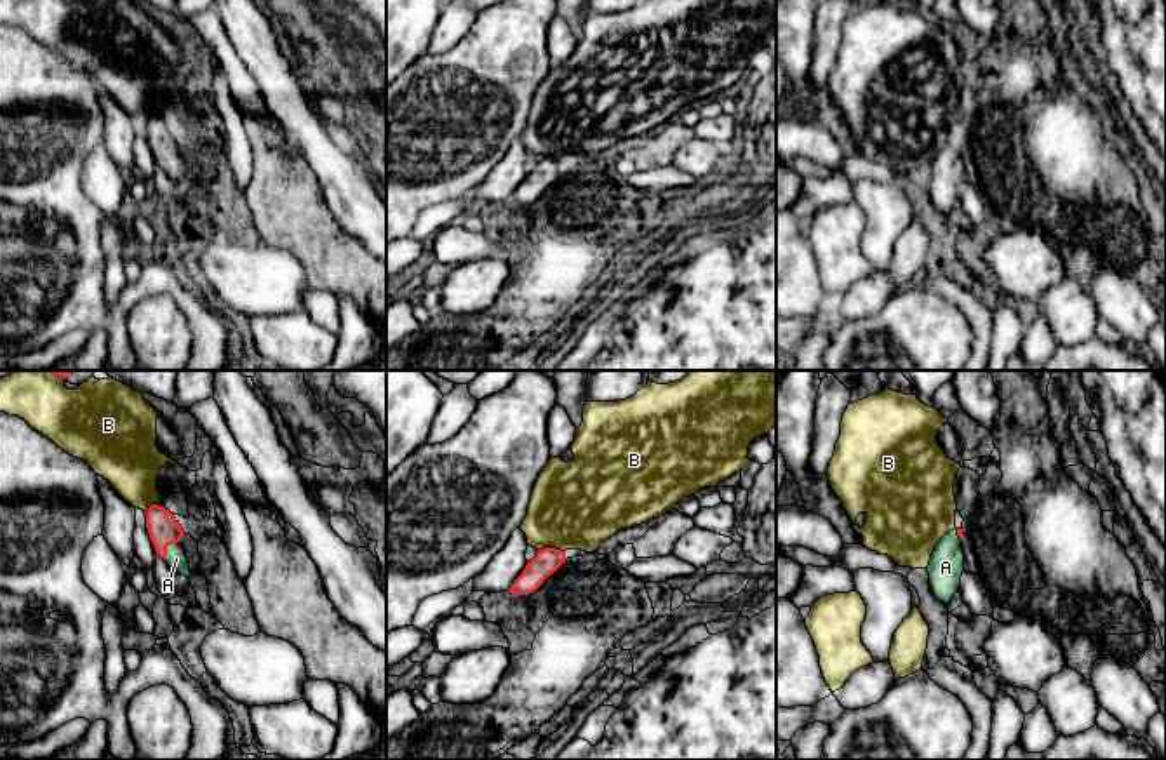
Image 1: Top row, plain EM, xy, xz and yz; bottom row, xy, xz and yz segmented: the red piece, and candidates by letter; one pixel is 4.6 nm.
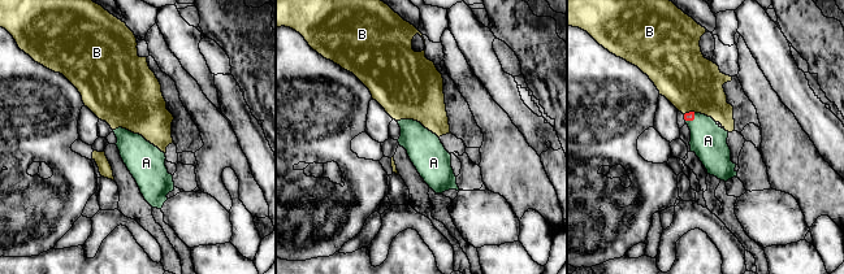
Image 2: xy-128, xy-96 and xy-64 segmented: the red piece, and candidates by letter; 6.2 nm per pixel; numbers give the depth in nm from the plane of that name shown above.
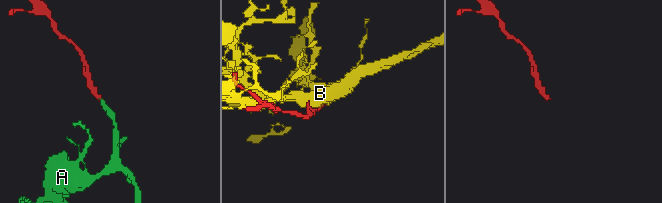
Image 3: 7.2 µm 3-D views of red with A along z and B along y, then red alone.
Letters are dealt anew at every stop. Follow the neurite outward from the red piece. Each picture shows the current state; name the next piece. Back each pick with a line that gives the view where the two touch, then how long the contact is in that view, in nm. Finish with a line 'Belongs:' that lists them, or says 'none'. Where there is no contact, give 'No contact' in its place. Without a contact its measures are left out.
A: Touches red in xy. Shared border 110 nm
Belongs: A

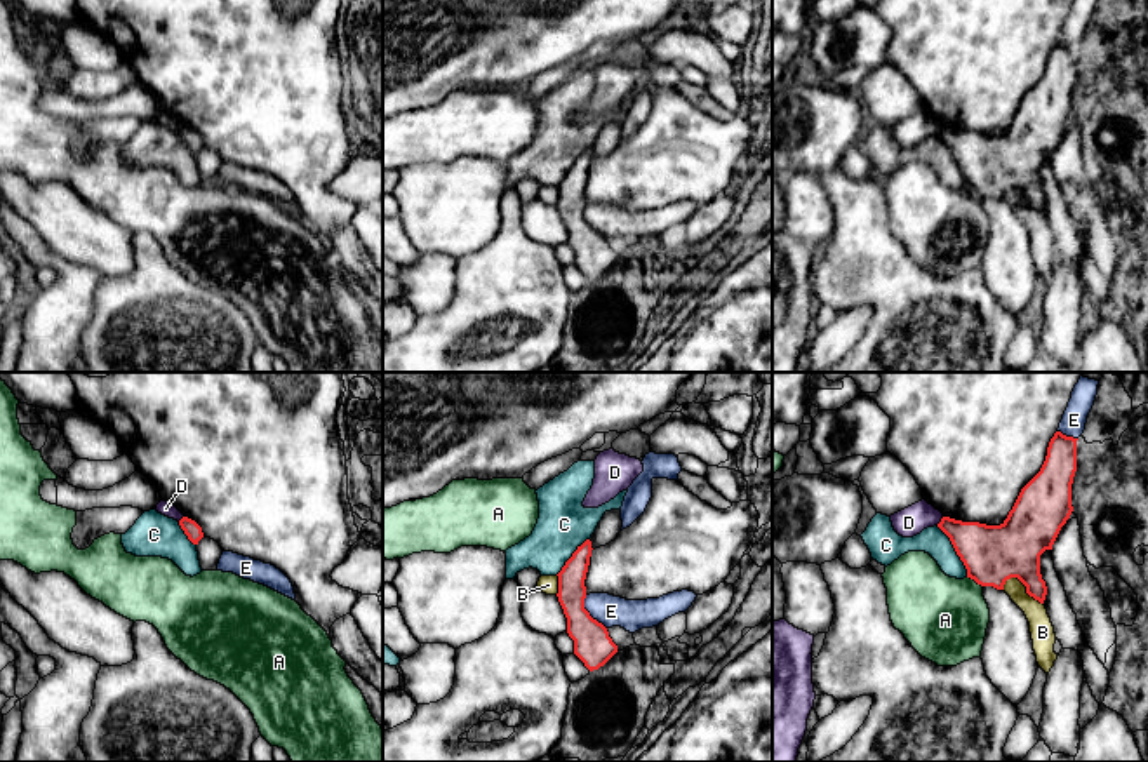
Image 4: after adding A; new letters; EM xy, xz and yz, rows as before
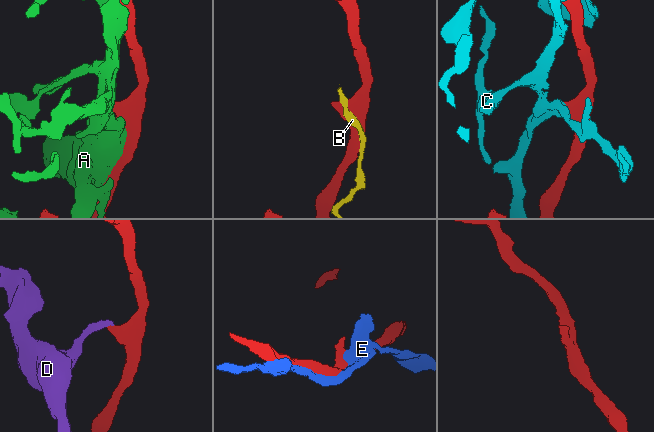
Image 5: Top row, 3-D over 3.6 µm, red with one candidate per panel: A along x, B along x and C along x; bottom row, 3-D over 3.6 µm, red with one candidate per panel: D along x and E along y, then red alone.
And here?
Belongs: none

